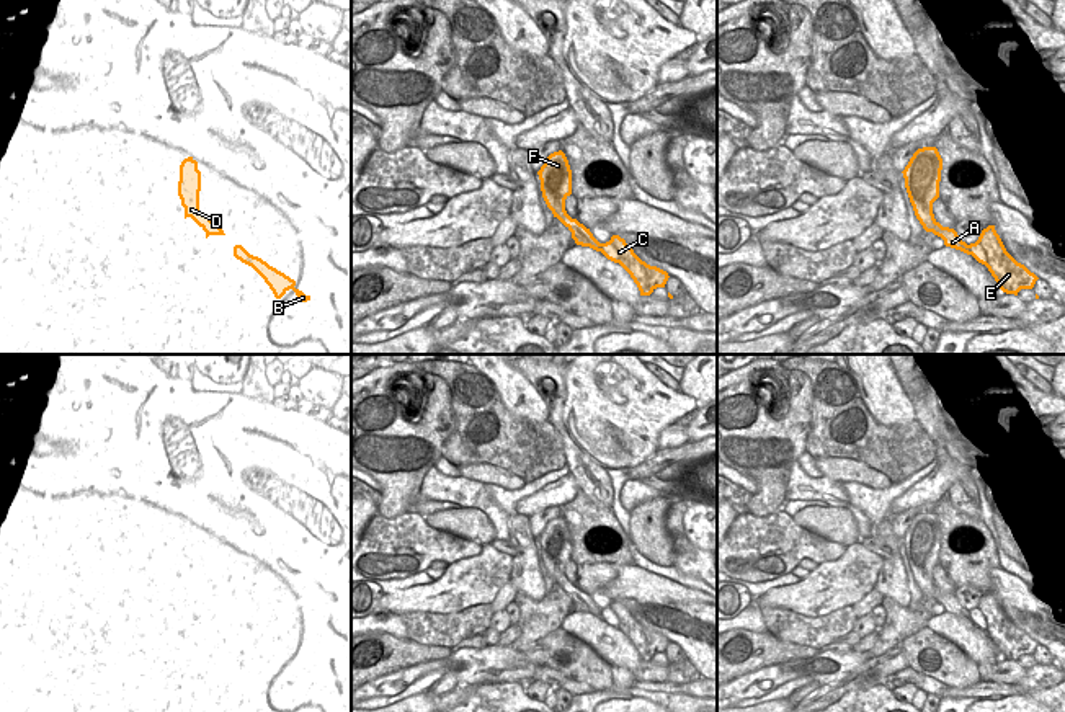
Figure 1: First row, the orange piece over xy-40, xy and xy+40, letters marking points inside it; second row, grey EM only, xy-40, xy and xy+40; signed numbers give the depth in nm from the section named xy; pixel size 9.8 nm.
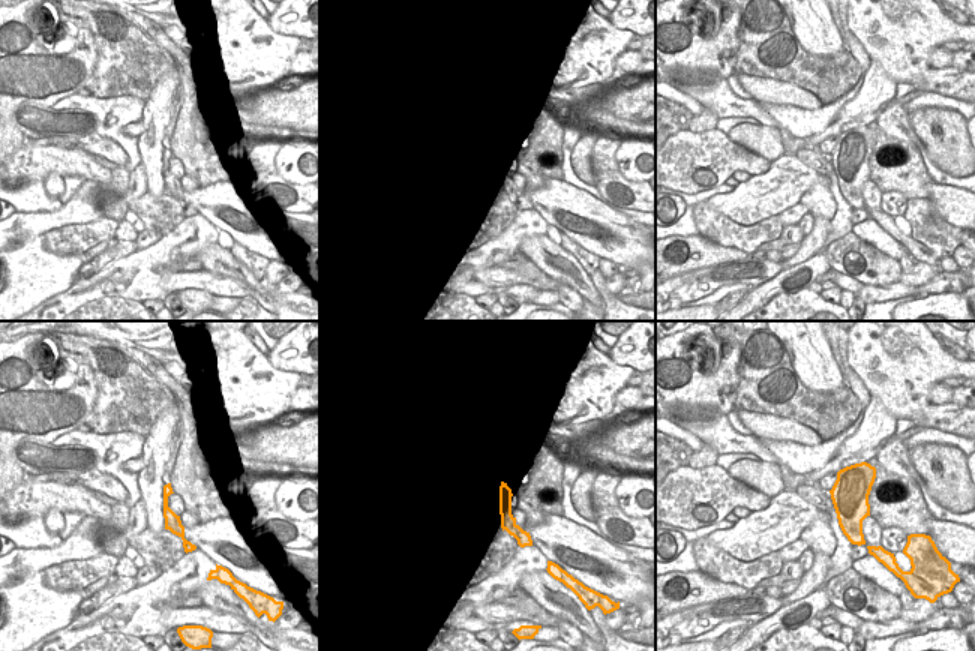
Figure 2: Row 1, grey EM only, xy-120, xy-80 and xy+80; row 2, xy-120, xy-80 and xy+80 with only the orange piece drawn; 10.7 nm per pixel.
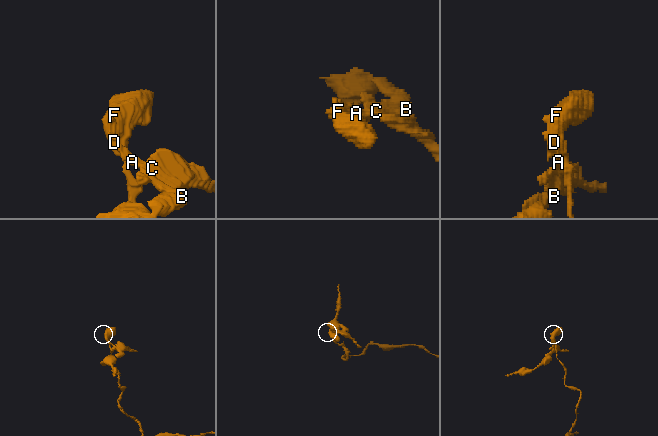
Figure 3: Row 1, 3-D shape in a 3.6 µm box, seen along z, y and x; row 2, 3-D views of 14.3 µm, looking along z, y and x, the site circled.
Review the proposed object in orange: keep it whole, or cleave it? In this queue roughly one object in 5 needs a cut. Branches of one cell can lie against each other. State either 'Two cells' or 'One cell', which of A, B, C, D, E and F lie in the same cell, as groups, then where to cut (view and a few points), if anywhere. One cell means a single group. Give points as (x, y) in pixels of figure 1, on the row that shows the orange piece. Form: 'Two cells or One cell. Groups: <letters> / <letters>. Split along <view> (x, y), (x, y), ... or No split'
Two cells. Groups: A B C E / D F. Split along xy (592, 234), (579, 234), (574, 239)

